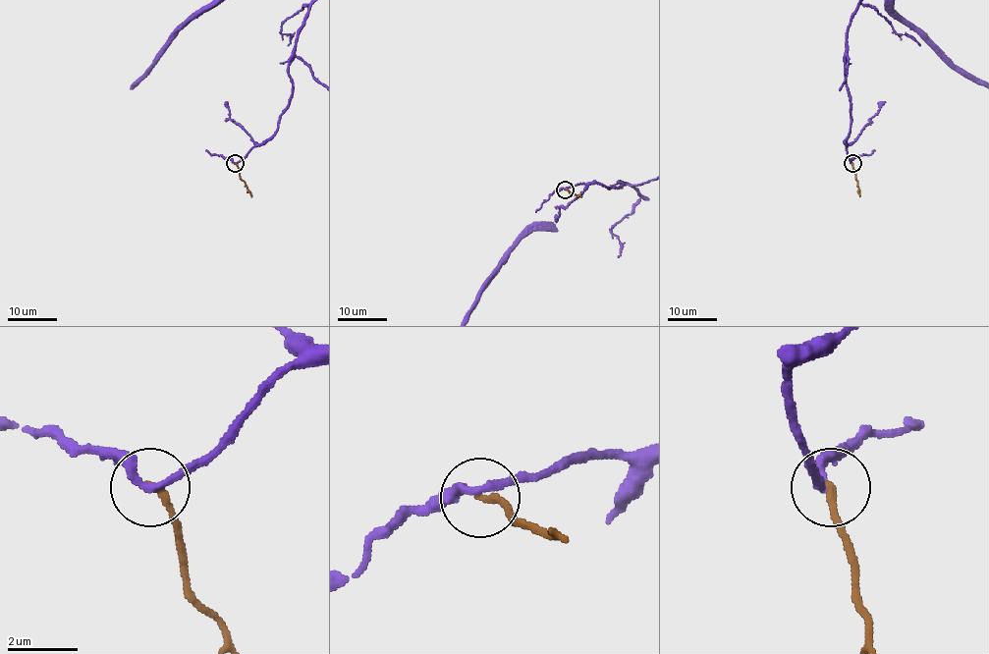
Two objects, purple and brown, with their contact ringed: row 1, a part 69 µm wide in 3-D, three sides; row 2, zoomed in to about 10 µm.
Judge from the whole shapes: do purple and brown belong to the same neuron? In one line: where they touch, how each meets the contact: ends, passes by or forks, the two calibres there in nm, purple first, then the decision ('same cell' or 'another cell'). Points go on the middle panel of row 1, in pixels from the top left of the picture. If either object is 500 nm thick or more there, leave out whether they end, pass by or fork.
place (565, 190); purple passes by; brown ends; calibres 240 and 200 nm; another cell

